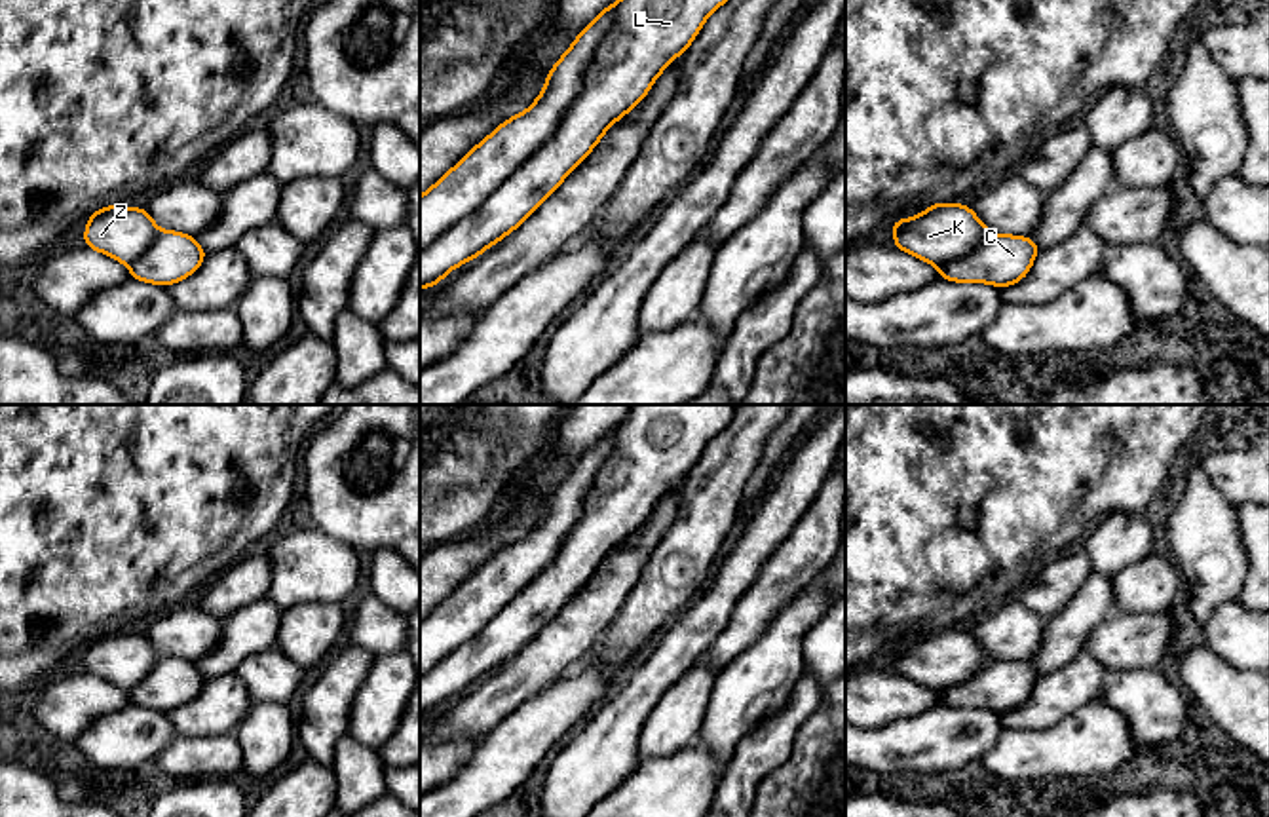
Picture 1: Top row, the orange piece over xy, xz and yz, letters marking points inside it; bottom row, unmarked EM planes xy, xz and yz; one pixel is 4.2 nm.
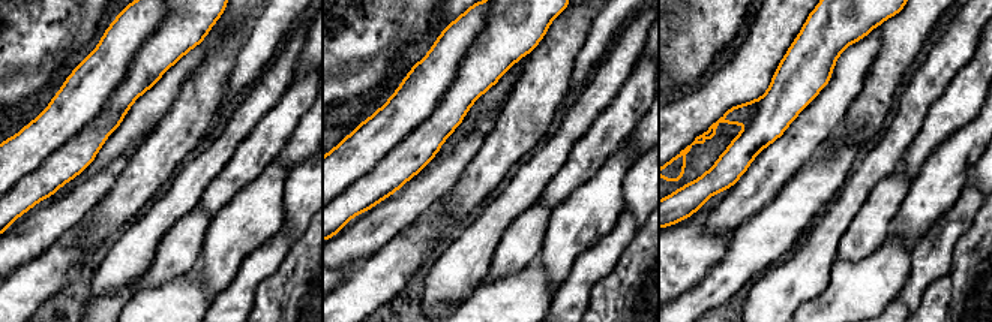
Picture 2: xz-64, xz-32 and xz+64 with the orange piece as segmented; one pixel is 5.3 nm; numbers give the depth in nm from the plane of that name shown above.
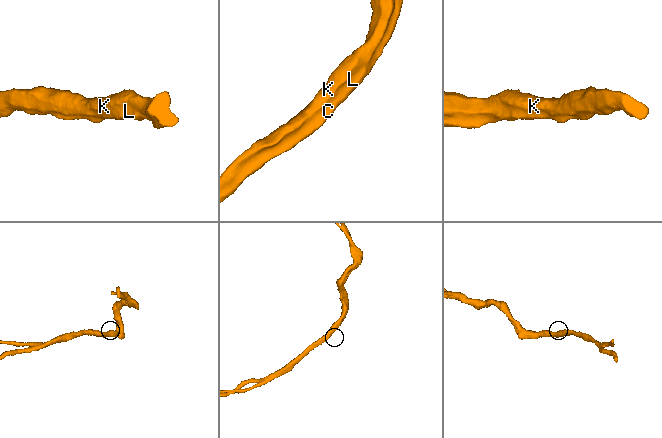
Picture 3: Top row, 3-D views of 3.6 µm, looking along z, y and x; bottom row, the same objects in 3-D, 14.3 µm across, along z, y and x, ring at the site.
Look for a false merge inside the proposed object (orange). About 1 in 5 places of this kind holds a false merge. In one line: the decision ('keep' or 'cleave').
cleave

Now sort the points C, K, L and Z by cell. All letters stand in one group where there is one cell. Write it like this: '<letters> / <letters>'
C L / K Z

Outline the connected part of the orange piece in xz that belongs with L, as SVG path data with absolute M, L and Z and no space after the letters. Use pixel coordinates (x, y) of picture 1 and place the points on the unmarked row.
M634 405L617 426L614 452L591 484L578 524L564 538L555 560L536 576L486 627L420 676L420 716L479 684L517 656L591 580L604 559L627 542L652 515L669 488L684 481L712 437L724 431L739 405Z

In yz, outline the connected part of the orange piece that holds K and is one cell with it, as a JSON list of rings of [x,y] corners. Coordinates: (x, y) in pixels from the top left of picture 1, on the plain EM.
[[[931,629],[923,638],[891,648],[893,671],[929,690],[959,686],[992,657],[969,631]]]

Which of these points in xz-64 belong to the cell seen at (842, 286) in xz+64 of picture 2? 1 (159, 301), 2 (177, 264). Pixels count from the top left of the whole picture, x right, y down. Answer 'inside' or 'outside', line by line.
1: inside
2: outside

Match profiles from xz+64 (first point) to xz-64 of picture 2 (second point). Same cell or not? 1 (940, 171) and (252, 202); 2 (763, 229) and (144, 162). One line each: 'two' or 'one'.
1: one
2: two

